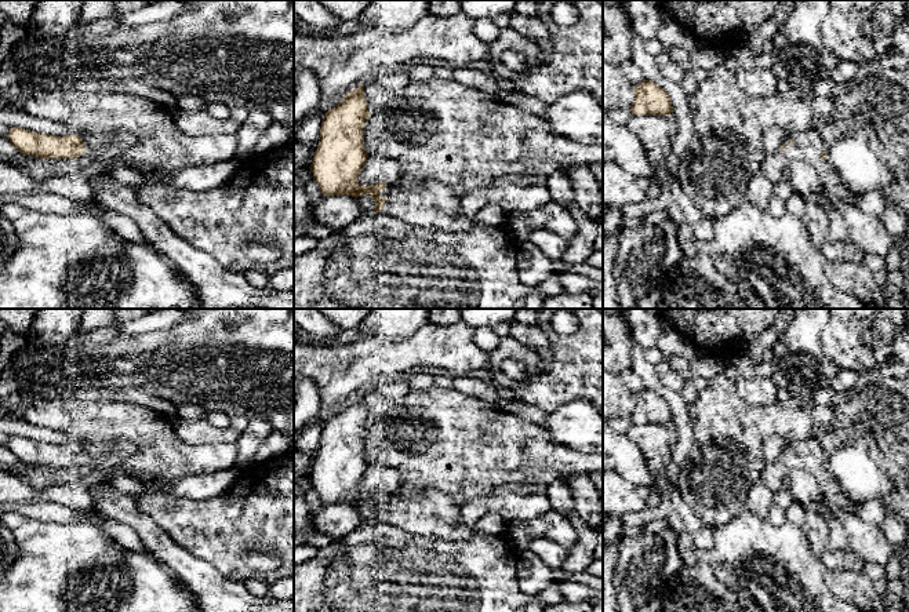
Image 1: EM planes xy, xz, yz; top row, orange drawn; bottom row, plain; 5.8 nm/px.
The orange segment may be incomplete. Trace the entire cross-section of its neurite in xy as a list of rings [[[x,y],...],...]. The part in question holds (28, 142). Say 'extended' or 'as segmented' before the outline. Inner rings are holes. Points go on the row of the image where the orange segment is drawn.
extended; [[[11,127],[7,138],[25,156],[40,159],[86,157],[90,161],[98,156],[119,160],[119,156],[137,141],[131,134],[72,134],[55,136],[19,127]]]

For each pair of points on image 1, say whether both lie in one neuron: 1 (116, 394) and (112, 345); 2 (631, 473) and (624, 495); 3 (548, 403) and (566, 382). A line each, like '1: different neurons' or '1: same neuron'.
1: different neurons
2: different neurons
3: same neuron

